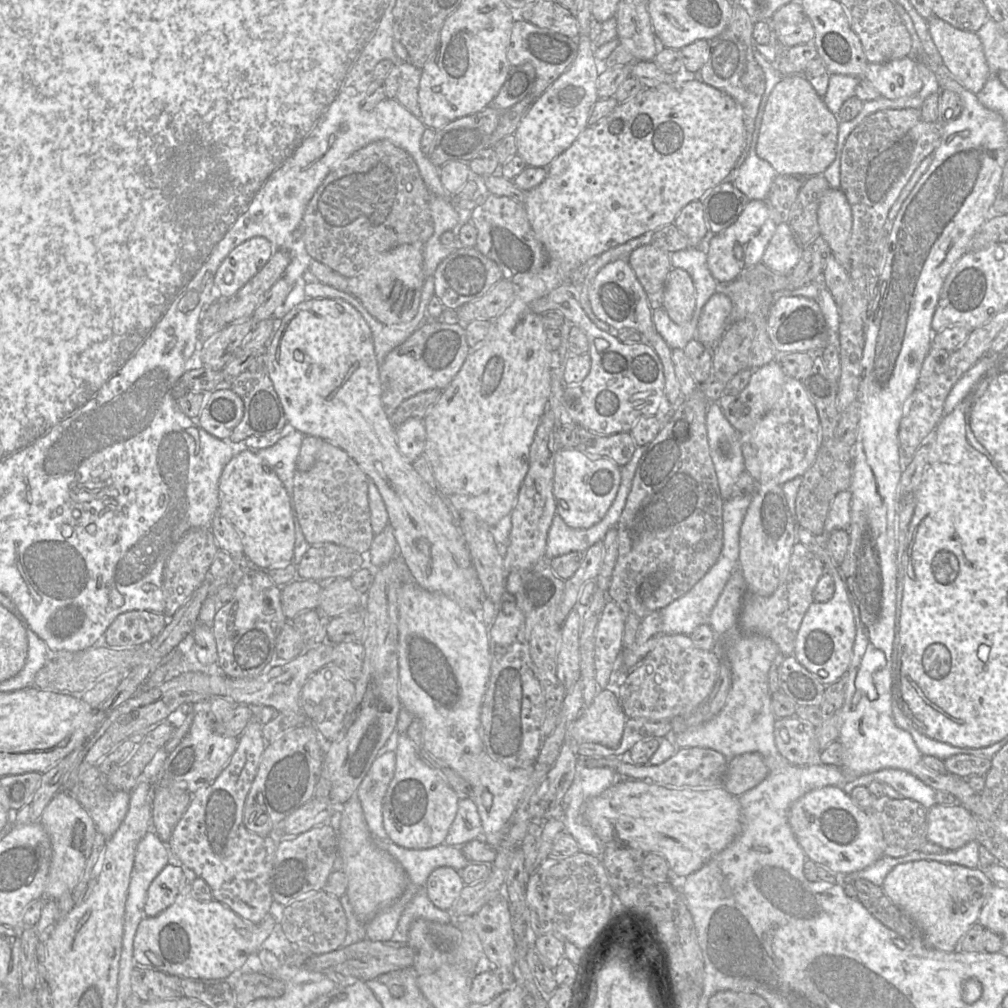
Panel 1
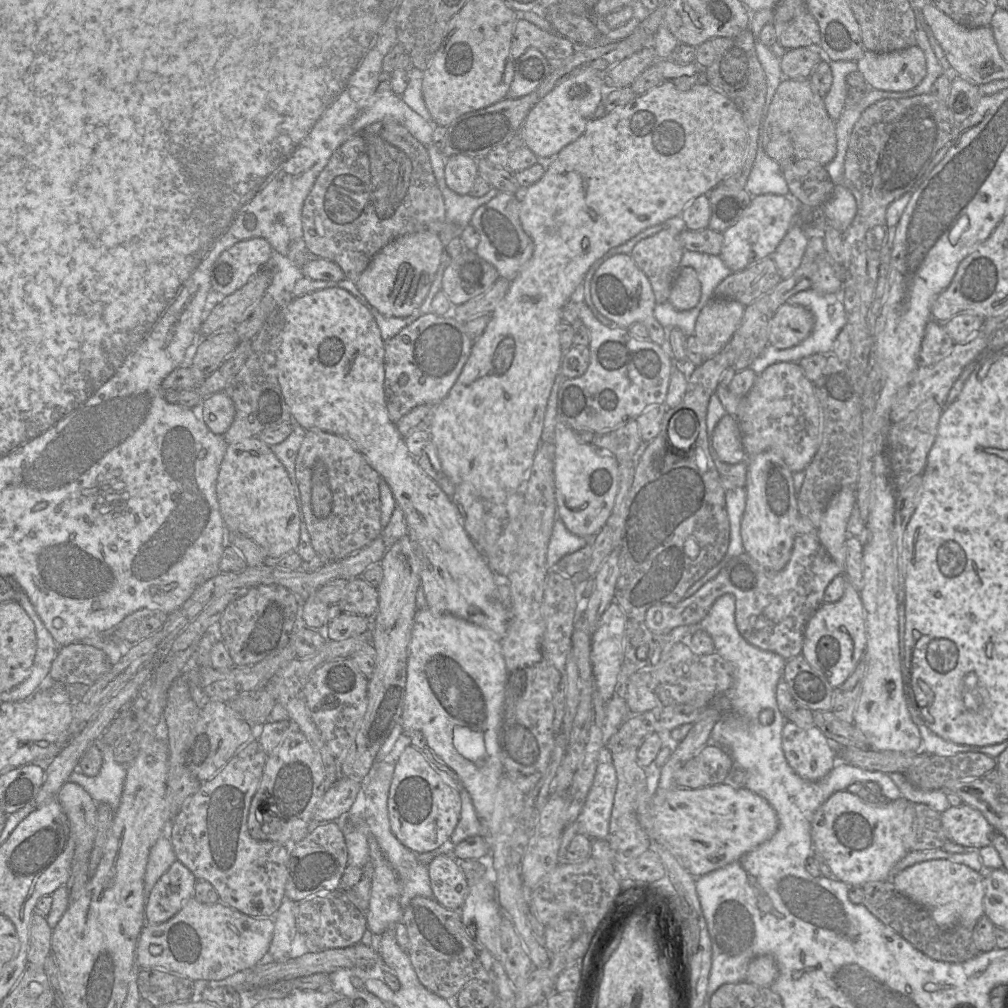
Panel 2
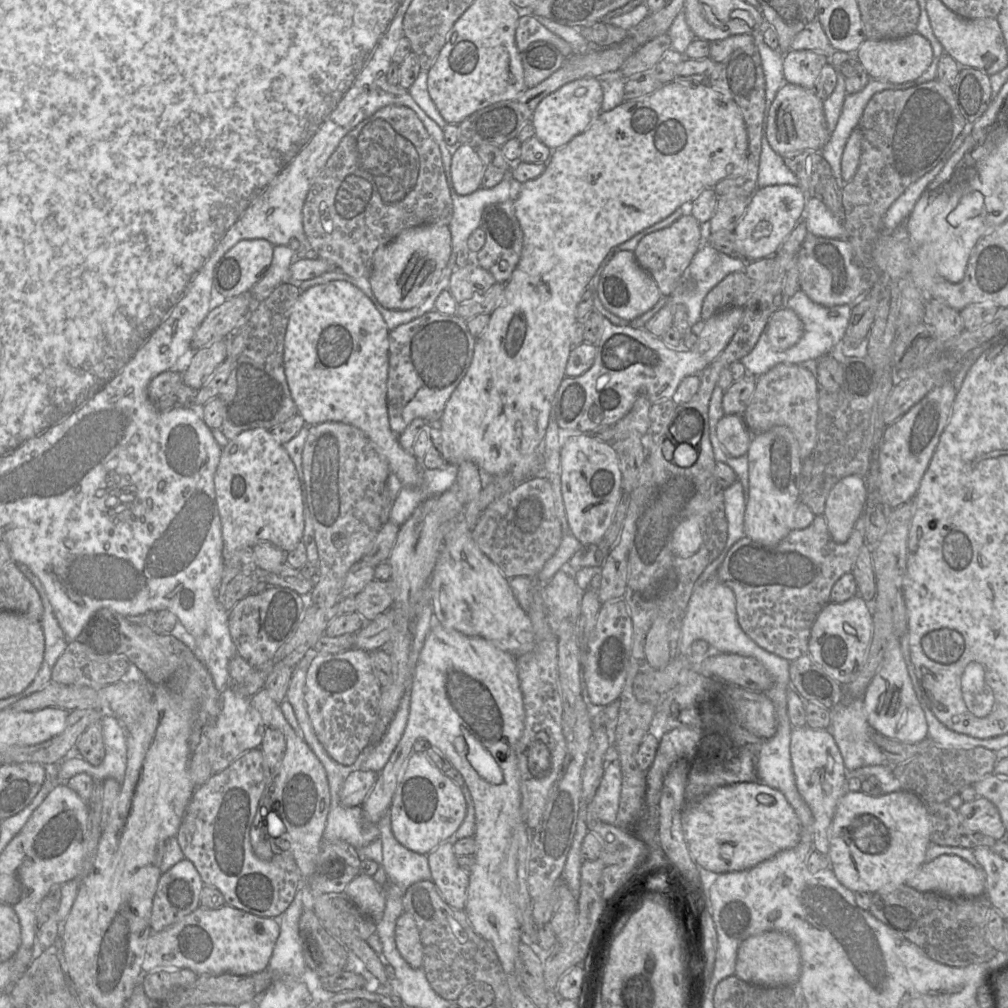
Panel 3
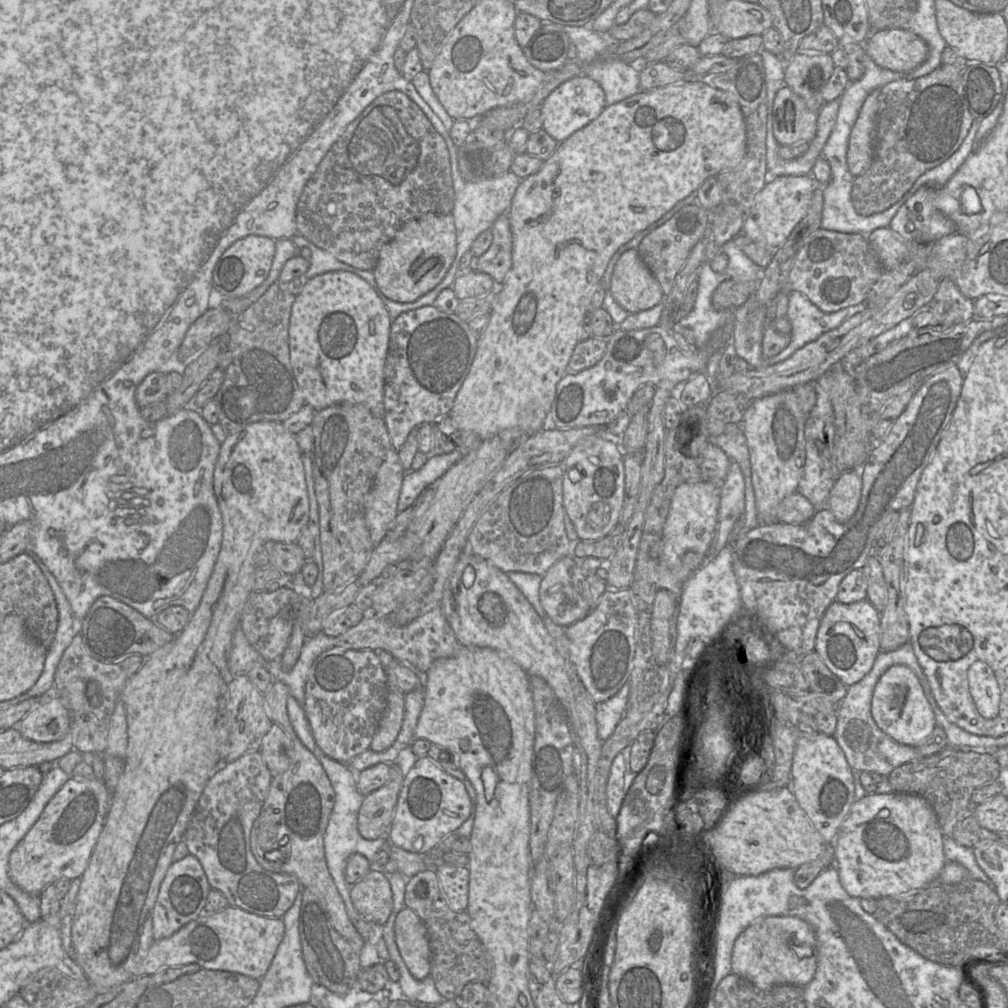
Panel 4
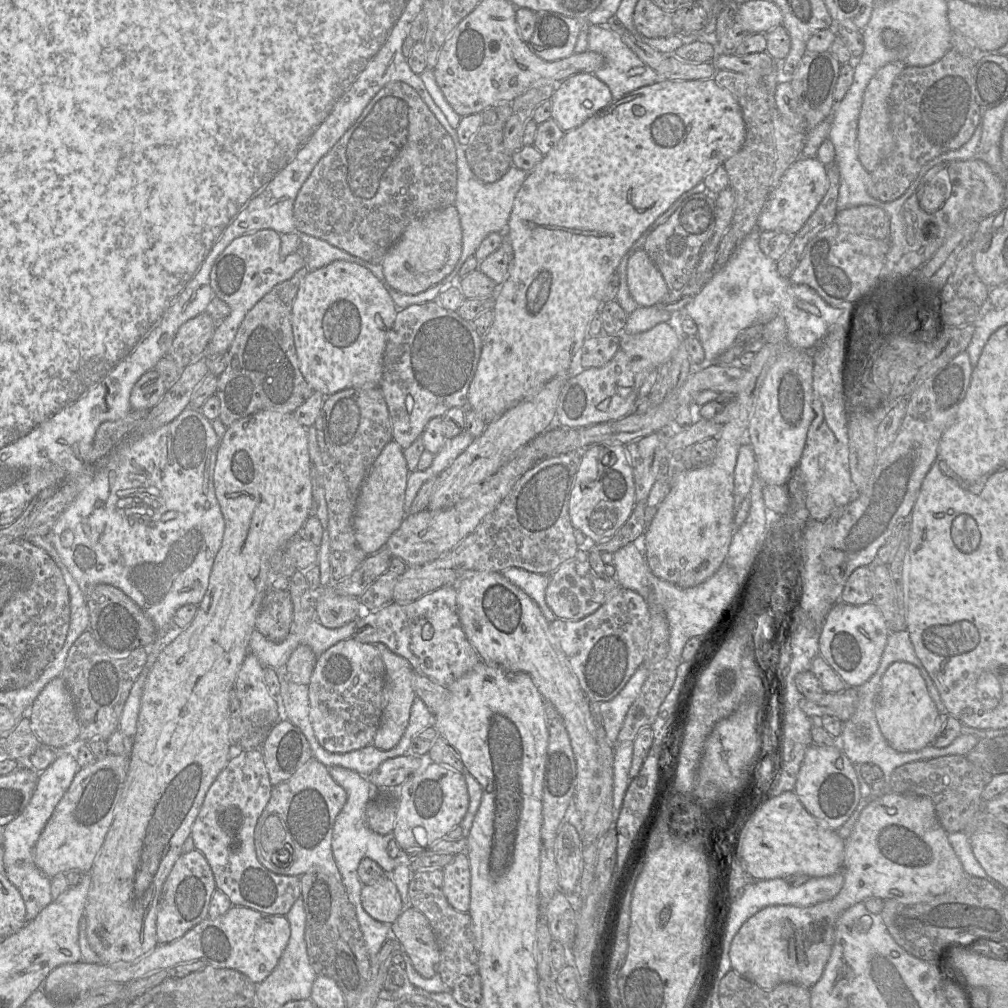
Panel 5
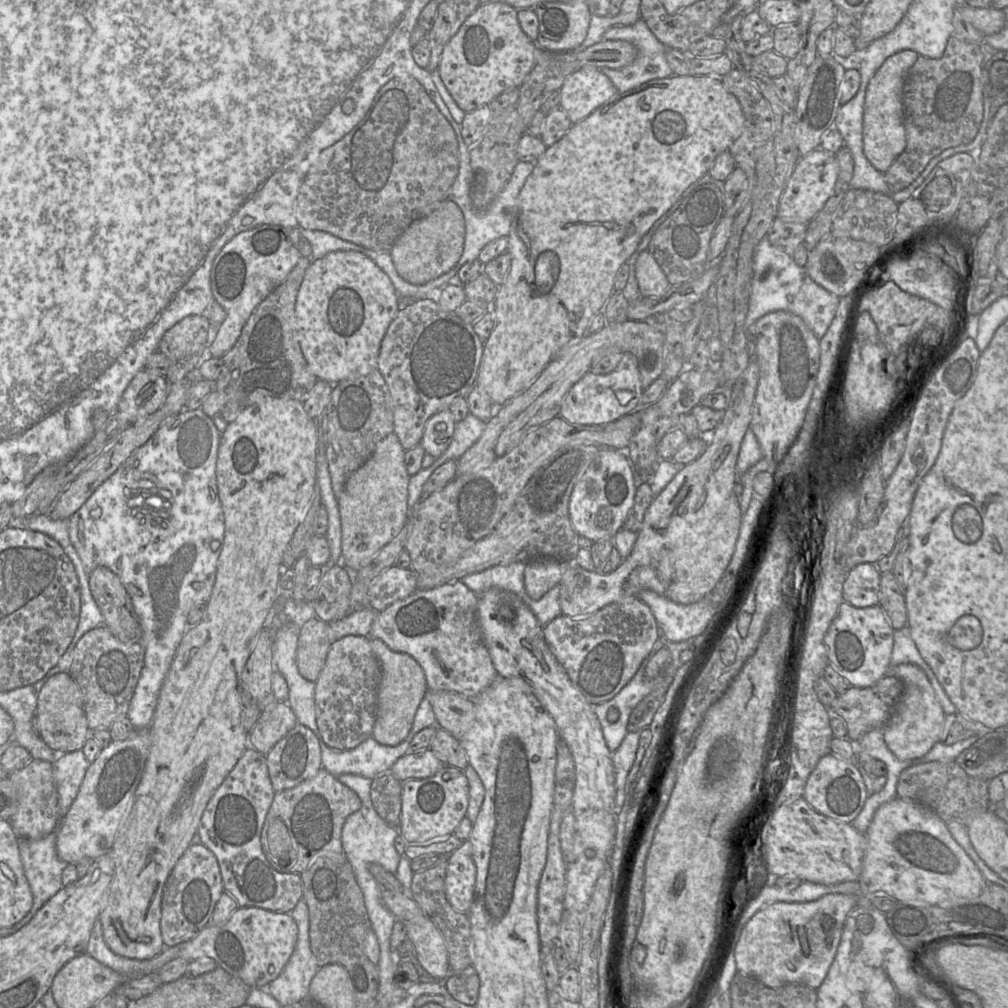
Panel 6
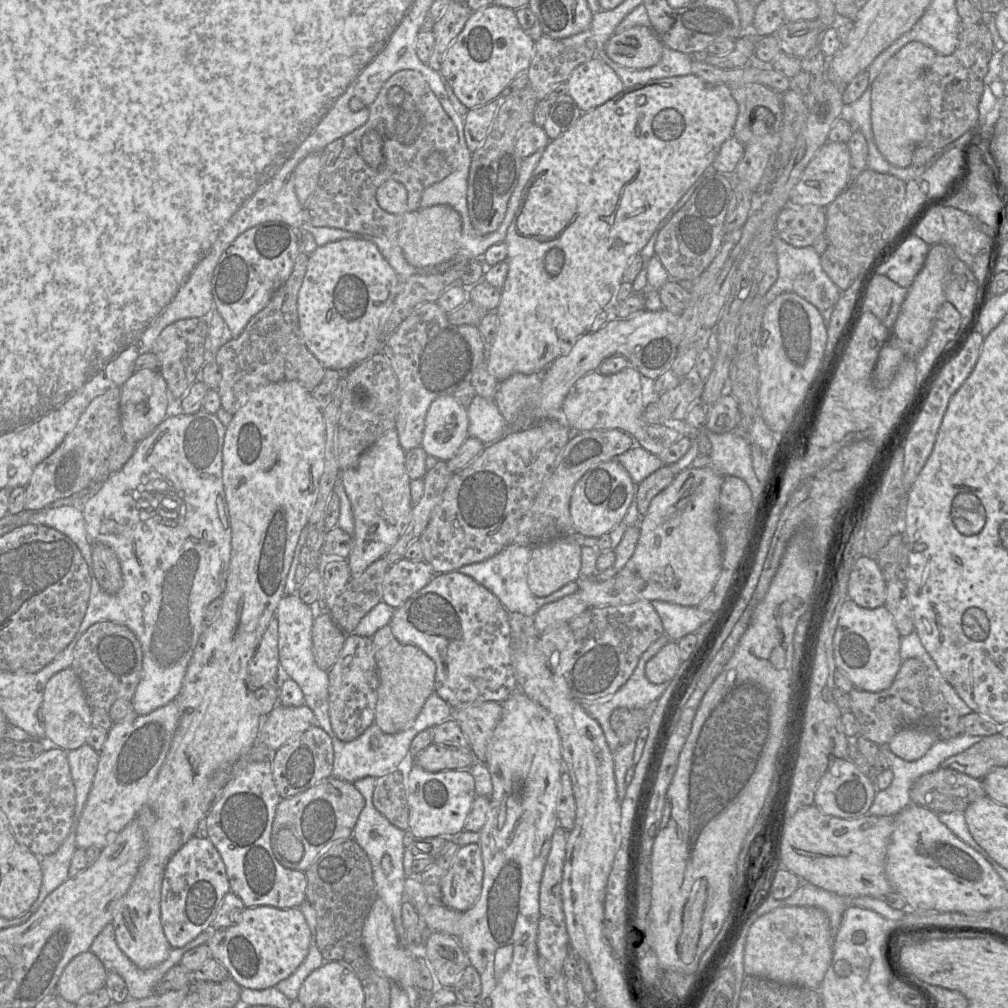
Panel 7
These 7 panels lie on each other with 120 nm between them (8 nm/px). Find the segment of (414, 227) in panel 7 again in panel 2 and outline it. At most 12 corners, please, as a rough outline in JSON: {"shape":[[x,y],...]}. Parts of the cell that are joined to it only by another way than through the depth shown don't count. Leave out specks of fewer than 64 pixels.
{"shape":[[438,233],[383,247],[358,276],[381,314],[408,317],[444,258]]}

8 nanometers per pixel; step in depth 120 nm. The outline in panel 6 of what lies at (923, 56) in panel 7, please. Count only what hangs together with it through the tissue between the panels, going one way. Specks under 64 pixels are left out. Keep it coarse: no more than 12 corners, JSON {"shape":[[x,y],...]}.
{"shape":[[919,54],[889,56],[866,89],[863,151],[882,173],[906,148],[902,94]]}

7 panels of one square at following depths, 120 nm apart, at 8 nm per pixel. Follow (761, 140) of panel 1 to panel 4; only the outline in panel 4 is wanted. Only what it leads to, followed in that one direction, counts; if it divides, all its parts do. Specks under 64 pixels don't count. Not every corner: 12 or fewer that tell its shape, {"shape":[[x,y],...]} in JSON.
{"shape":[[787,85],[773,103],[780,146],[811,143],[818,113]]}

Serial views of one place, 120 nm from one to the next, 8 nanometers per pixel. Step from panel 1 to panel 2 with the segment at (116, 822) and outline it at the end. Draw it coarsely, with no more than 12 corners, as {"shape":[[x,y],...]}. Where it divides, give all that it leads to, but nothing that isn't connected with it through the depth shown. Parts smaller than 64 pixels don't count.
{"shape":[[95,744],[102,754],[98,775],[76,775],[96,803],[115,811],[121,801],[126,766],[113,746]]}

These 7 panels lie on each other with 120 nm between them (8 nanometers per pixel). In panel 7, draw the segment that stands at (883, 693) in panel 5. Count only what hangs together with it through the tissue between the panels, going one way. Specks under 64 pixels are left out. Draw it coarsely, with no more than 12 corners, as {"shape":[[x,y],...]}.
{"shape":[[905,727],[887,746],[911,762],[938,740],[932,730]]}

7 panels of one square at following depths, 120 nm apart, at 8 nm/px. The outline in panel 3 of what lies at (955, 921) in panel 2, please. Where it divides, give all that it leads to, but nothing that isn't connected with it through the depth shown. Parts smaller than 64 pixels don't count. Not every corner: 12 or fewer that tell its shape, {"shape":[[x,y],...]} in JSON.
{"shape":[[941,855],[906,882],[947,897],[985,894],[985,879],[966,860]]}

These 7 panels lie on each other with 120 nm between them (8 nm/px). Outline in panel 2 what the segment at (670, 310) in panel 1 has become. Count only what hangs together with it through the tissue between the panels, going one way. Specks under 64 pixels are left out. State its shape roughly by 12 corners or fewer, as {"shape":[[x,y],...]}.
{"shape":[[692,267],[678,271],[668,302],[679,311],[694,308],[701,282]]}

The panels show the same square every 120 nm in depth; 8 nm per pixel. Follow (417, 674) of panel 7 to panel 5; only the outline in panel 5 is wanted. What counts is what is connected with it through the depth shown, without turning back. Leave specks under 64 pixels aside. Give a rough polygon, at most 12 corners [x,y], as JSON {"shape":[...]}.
{"shape":[[383,643],[383,712],[372,745],[390,750],[409,723],[415,672]]}

